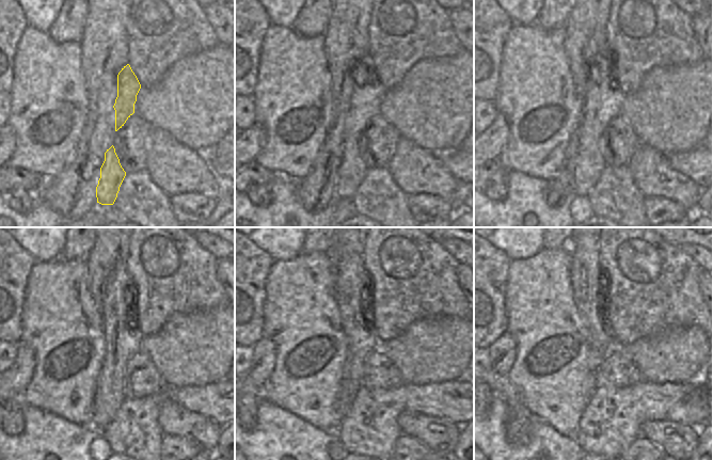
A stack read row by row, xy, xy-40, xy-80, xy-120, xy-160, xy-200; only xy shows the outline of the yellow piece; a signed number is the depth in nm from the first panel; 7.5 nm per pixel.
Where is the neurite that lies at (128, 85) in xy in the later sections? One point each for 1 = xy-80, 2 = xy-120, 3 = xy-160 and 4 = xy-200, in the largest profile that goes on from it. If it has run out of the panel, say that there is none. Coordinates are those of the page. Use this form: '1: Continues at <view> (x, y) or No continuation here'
1: Continues at xy-80 (603, 98)
2: Continues at xy-120 (123, 338)
3: Continues at xy-160 (350, 278)
4: Continues at xy-200 (588, 282)

